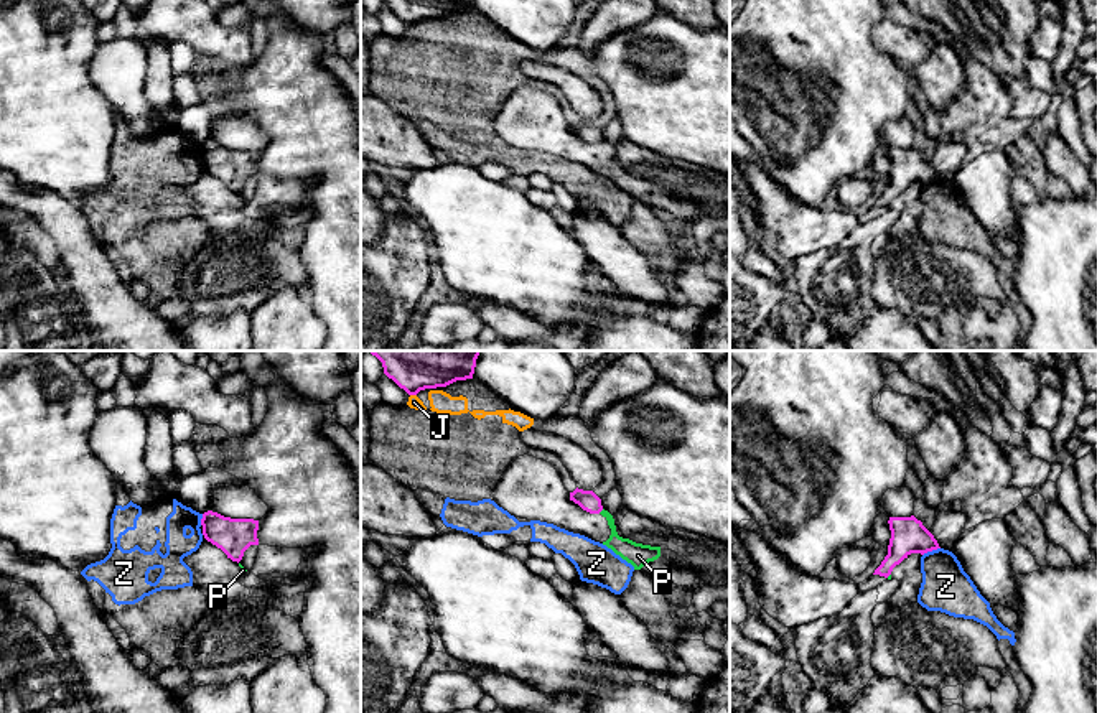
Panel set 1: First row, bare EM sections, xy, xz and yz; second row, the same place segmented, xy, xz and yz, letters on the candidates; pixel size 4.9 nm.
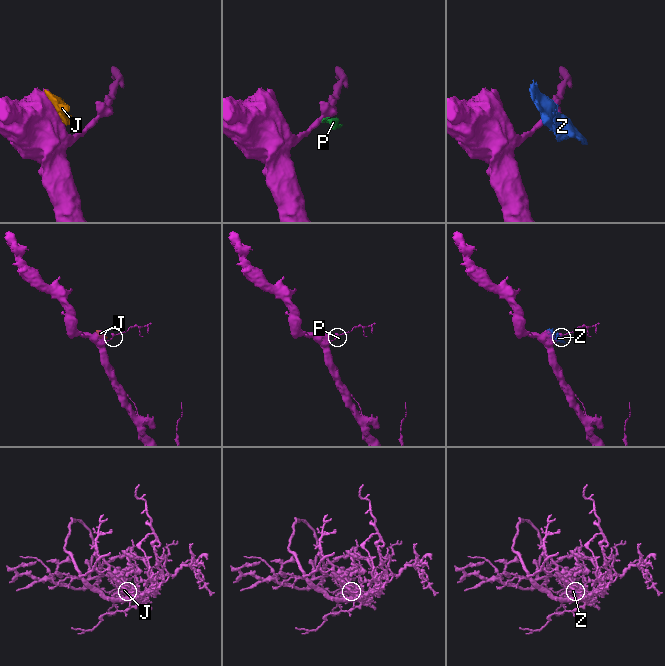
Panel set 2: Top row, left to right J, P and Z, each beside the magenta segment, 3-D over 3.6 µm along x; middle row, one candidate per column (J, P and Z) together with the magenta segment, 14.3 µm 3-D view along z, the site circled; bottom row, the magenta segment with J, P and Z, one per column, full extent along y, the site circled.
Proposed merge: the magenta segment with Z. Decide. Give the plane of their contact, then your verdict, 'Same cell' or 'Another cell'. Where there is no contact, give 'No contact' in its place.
Touches magenta in yz. Another cell

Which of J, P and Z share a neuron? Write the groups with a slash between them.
J Z / P

